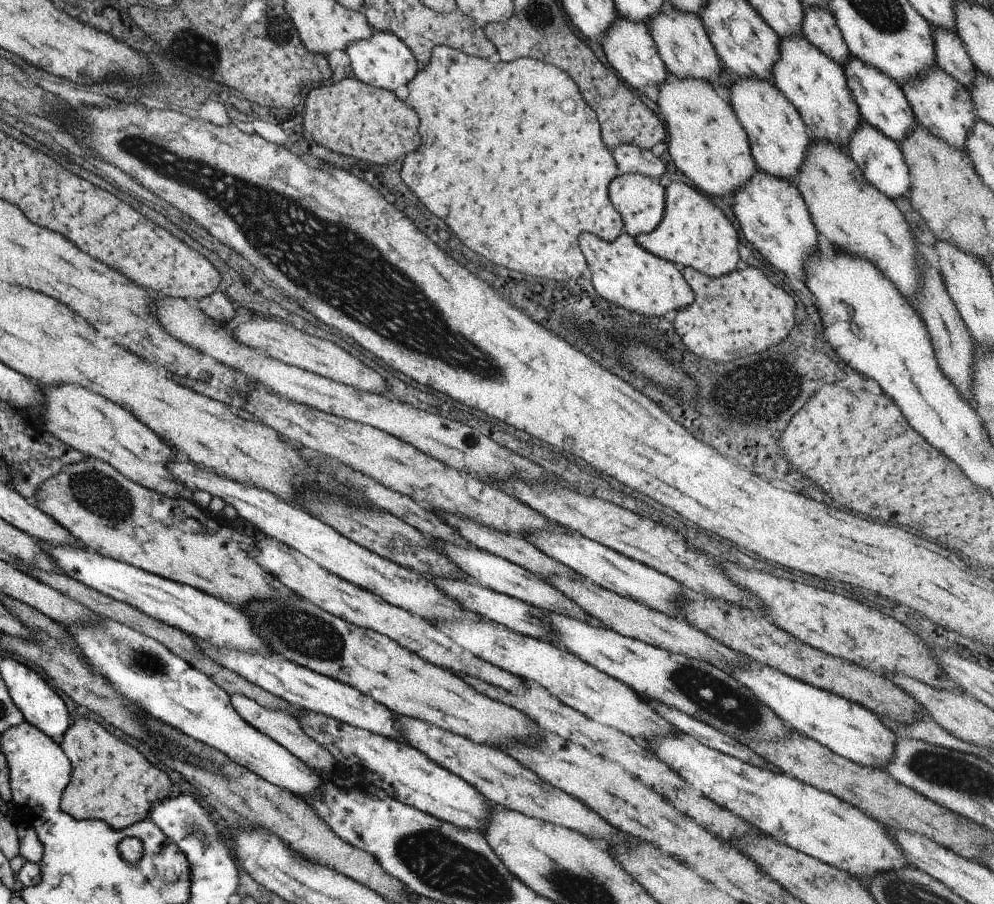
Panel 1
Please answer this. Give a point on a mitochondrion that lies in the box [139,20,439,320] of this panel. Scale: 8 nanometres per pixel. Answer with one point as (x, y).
(216, 49)

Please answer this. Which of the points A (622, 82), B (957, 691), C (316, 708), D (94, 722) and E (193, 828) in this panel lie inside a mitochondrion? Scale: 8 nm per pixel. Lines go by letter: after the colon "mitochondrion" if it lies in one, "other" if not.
A: other
B: other
C: other
D: other
E: mitochondrion

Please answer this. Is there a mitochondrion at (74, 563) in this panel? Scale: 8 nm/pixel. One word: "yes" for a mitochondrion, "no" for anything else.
no

